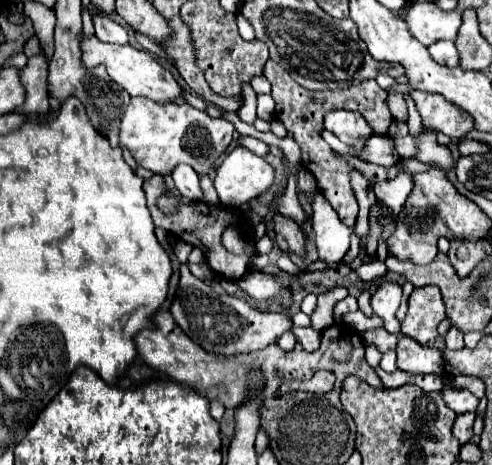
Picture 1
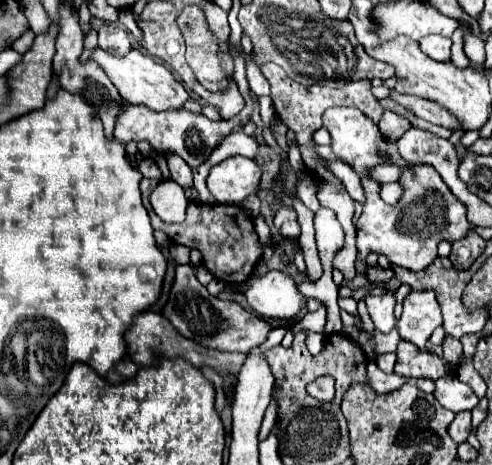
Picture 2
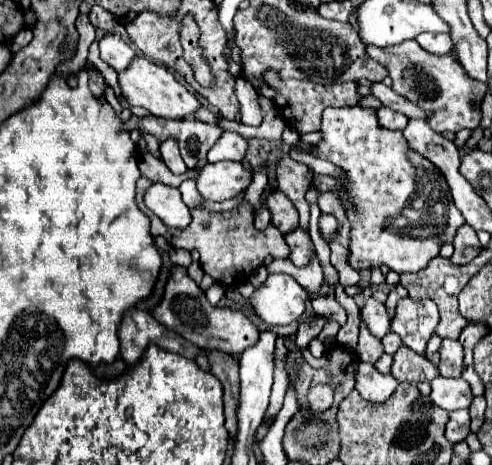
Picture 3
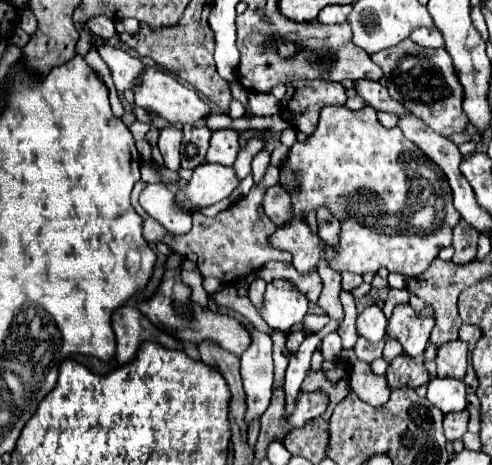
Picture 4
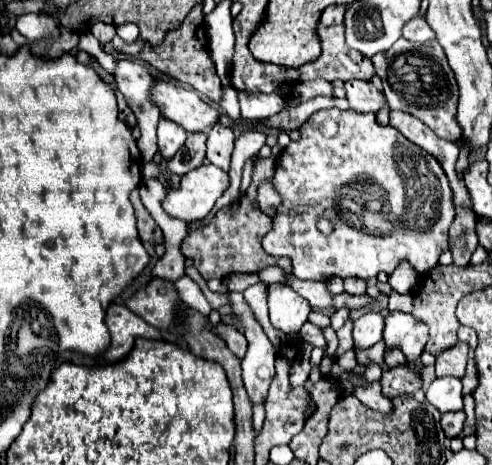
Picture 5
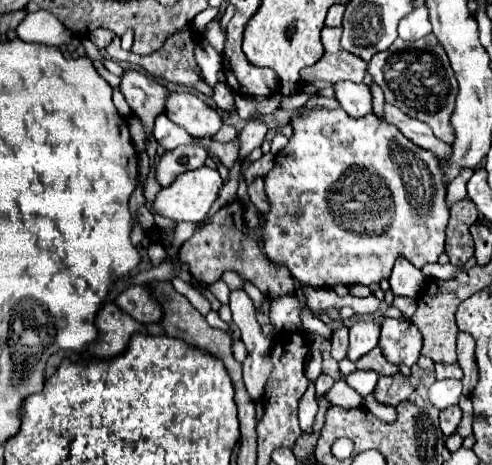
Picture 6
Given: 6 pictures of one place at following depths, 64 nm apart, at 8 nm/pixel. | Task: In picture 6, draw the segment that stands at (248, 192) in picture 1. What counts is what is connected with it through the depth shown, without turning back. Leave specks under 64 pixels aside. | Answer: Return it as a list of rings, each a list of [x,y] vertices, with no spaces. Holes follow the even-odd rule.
[[[202,166],[198,170],[192,172],[184,172],[180,174],[172,186],[164,188],[156,200],[154,200],[154,210],[166,218],[172,218],[176,222],[200,222],[206,218],[210,206],[214,204],[214,200],[218,198],[220,188],[224,186],[224,180],[220,176],[220,172],[216,168],[210,166]]]

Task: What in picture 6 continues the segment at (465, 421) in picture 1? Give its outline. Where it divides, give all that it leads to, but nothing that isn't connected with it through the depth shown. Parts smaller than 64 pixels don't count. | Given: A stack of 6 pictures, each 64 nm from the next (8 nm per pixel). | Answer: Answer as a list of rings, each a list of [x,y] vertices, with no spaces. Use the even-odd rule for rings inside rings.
[[[450,406],[450,408],[442,410],[440,412],[440,428],[442,428],[444,436],[452,436],[456,432],[460,420],[462,420],[462,410],[458,406]]]

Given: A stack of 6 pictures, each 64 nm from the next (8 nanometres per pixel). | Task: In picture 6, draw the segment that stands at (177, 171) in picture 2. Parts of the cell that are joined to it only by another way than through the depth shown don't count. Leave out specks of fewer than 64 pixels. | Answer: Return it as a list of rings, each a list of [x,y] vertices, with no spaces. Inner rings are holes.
[[[160,114],[160,116],[156,118],[154,138],[156,138],[156,142],[158,142],[164,150],[172,150],[172,148],[178,148],[178,146],[182,146],[182,144],[190,144],[190,142],[194,140],[184,128],[180,128],[180,126],[174,124],[172,120],[168,120],[166,114]]]

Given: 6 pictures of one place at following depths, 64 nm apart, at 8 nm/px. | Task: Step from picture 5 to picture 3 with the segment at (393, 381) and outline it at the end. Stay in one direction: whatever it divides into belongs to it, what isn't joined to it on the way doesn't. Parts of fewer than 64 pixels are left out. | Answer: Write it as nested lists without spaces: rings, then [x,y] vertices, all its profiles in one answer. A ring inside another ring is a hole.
[[[400,346],[394,354],[392,376],[398,382],[430,382],[440,376],[438,366],[430,362],[426,356],[412,352],[406,346]]]

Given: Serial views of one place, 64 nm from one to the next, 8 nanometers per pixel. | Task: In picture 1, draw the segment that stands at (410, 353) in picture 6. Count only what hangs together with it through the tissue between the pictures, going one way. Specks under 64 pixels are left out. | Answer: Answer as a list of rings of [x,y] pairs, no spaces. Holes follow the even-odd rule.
[[[424,286],[414,288],[408,302],[408,314],[402,322],[402,334],[426,346],[438,336],[438,324],[446,316],[440,288]]]

